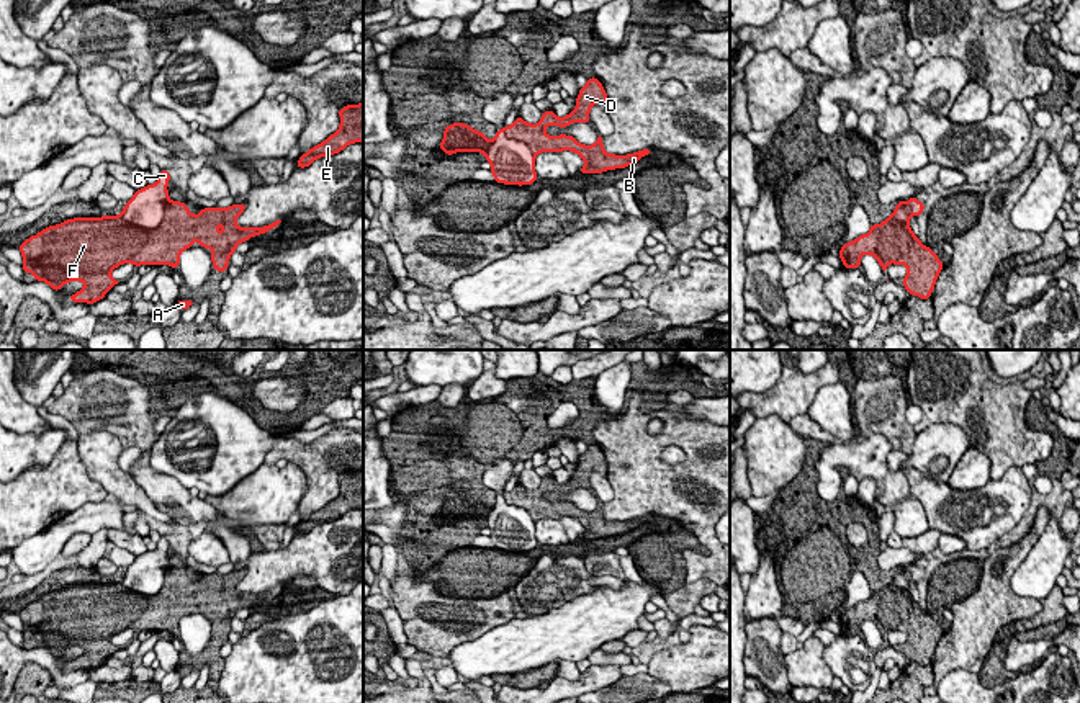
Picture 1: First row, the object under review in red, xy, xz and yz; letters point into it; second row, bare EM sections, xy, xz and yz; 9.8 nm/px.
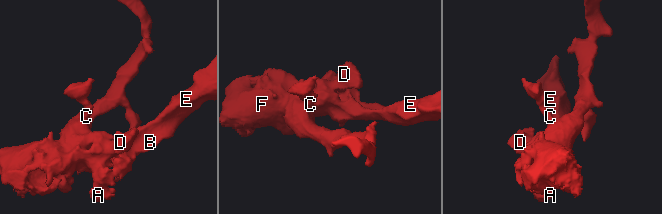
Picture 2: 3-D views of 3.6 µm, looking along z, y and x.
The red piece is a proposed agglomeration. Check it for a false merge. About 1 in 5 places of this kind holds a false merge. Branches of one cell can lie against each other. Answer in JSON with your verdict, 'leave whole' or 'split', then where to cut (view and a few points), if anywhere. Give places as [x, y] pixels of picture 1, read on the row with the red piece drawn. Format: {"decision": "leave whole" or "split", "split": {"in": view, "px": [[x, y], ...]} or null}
{"decision": "split", "split": {"in": "xy", "px": [[169, 200], [164, 218], [154, 228], [138, 228], [120, 216]]}}

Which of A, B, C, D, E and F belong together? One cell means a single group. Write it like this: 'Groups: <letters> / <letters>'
Groups: A B D E F / C

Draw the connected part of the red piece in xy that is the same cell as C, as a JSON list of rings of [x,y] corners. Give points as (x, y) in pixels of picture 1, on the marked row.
[[[160,170],[154,185],[136,190],[134,196],[123,208],[121,217],[133,226],[155,229],[164,219],[165,204],[170,201],[169,180],[169,172]]]

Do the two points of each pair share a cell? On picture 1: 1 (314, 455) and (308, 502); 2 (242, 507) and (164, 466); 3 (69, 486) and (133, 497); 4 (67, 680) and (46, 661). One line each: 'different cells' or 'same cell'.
1: same cell
2: different cells
3: different cells
4: same cell

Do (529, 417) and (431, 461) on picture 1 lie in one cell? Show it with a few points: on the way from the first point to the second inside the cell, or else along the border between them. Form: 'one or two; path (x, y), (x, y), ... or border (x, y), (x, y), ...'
one; path (504, 427), (494, 429), (462, 461), (455, 461)

